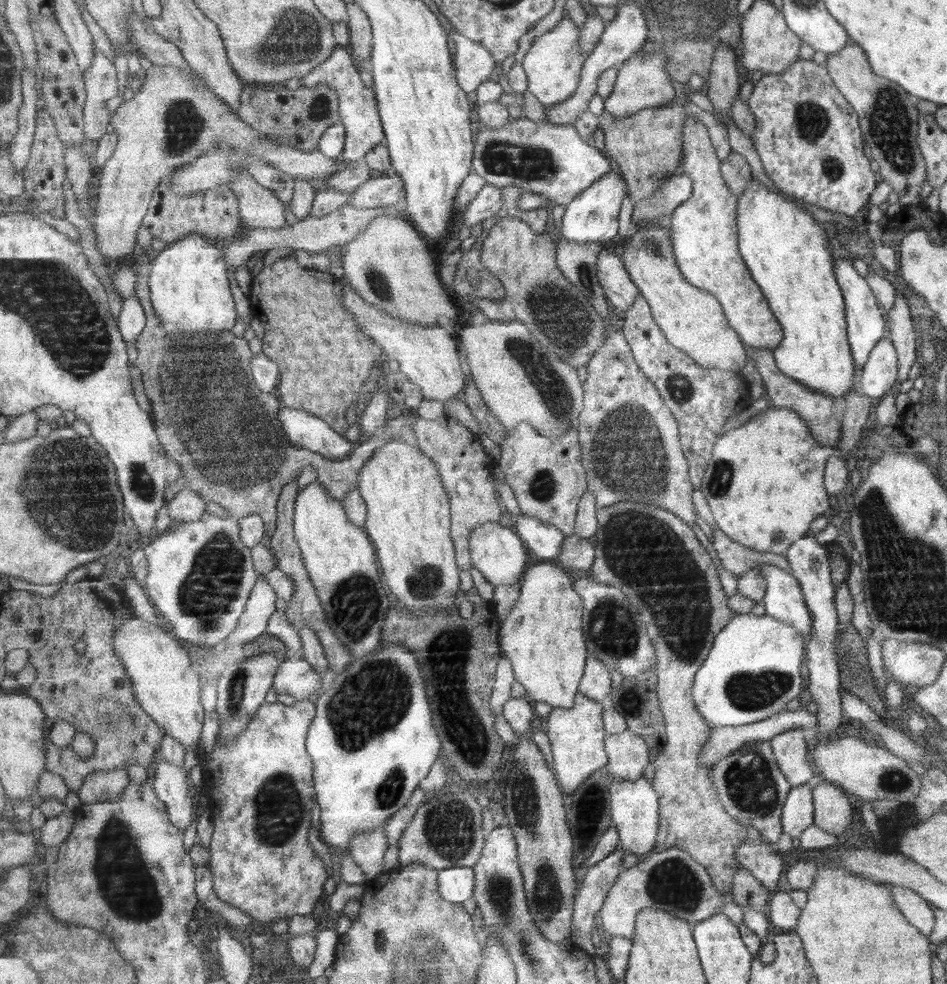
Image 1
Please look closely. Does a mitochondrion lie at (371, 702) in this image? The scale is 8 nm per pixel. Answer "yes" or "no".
yes

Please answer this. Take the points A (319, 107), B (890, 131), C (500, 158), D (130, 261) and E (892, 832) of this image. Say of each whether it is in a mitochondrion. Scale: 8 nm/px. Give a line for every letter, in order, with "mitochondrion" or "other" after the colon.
A: mitochondrion
B: mitochondrion
C: mitochondrion
D: other
E: other

